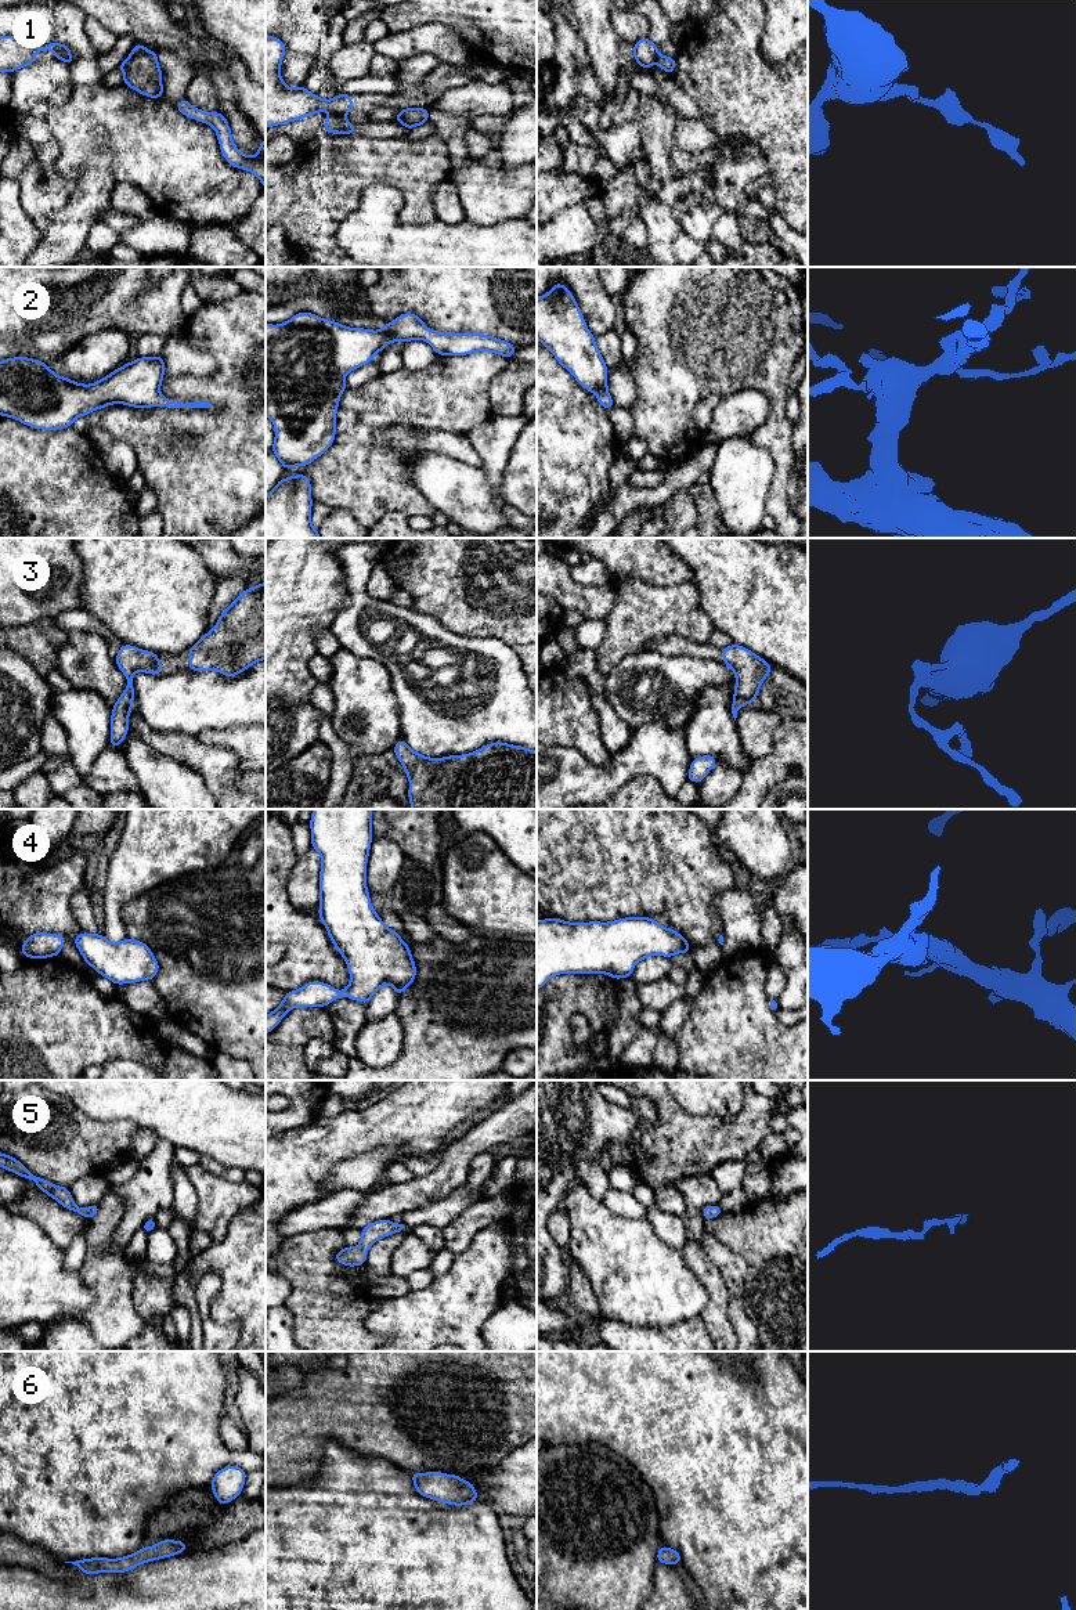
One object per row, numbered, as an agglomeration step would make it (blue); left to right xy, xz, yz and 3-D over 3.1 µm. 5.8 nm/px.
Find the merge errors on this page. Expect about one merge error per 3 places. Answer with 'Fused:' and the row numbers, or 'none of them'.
Fused: 1

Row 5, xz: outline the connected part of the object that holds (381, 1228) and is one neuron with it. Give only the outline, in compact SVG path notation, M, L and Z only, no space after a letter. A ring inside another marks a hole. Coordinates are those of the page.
M389 1219L378 1220L361 1230L358 1246L346 1246L335 1255L335 1260L343 1266L355 1267L367 1263L367 1252L380 1238L405 1231L404 1223L391 1223Z

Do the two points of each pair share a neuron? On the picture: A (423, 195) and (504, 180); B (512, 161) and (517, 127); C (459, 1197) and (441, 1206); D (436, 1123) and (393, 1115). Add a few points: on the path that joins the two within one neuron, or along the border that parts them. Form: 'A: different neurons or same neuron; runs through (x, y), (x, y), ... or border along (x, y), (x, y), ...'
A: different neurons; border along (454, 168), (447, 179)
B: same neuron; runs through (515, 152), (517, 136)
C: same neuron; runs through (455, 1201), (446, 1206)
D: same neuron; runs through (425, 1116), (404, 1116)

